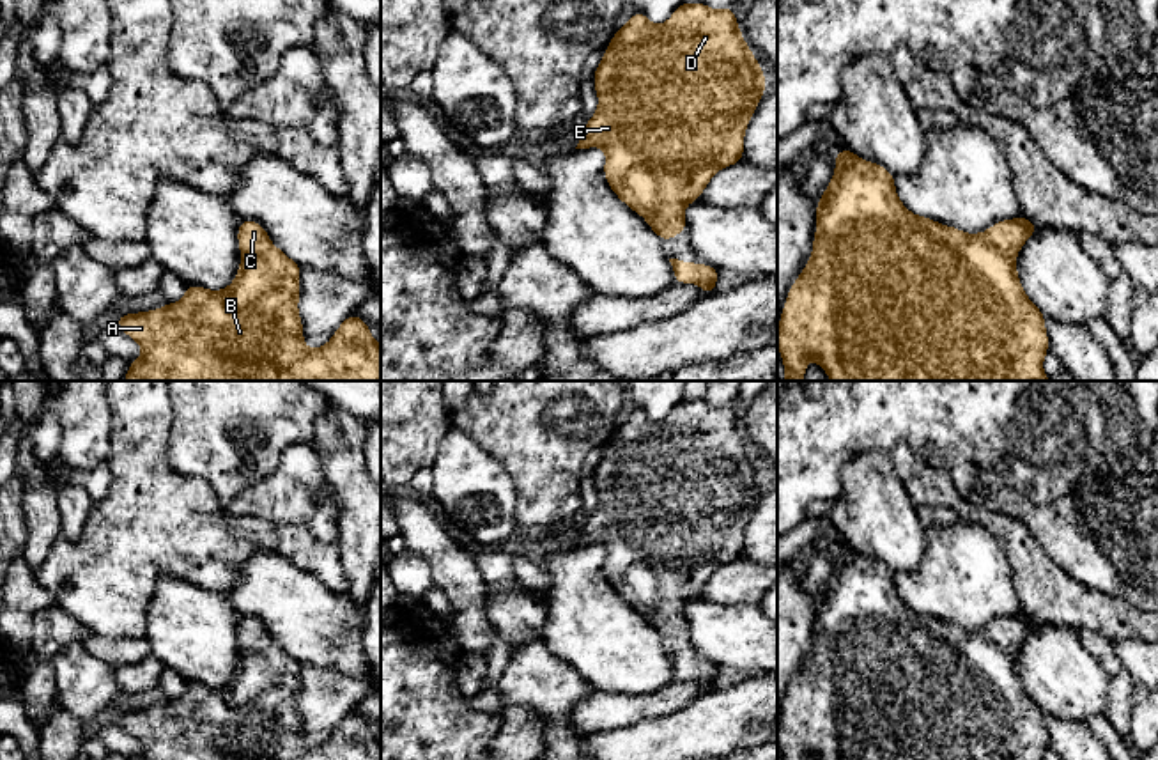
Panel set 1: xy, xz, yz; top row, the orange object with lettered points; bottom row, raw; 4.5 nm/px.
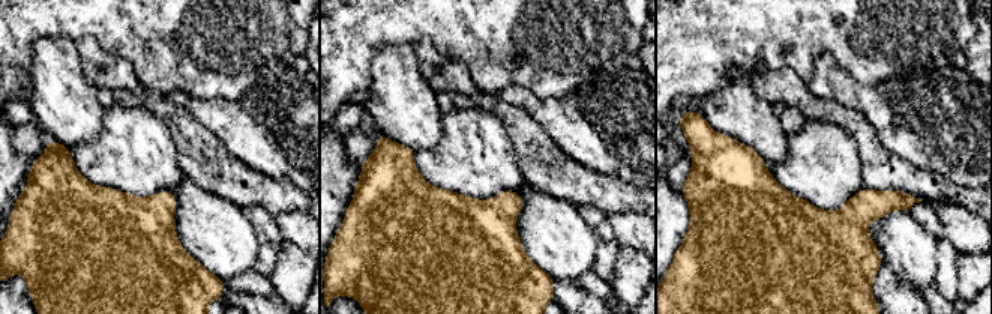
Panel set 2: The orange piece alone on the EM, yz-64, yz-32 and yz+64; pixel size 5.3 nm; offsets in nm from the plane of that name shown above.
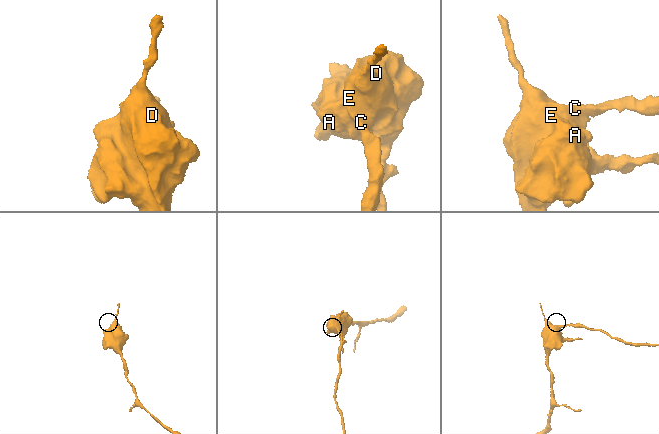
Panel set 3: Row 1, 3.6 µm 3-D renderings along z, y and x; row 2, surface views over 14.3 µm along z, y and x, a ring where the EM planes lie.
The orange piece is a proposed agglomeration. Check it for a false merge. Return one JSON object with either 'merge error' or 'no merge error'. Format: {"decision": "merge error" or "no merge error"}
{"decision": "no merge error"}

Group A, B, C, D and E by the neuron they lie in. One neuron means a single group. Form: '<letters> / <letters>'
A B C D E

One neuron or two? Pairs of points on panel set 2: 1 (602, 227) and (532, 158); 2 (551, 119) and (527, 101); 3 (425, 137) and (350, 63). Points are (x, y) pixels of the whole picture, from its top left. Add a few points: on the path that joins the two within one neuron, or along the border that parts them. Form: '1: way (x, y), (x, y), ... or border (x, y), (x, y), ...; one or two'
1: border (577, 205), (595, 205), (607, 215); two
2: way (545, 113), (533, 105); one
3: border (377, 50), (371, 63), (371, 86), (368, 89); two

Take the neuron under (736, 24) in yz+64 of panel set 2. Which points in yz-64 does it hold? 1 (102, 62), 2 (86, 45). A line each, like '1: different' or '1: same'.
1: different
2: different

